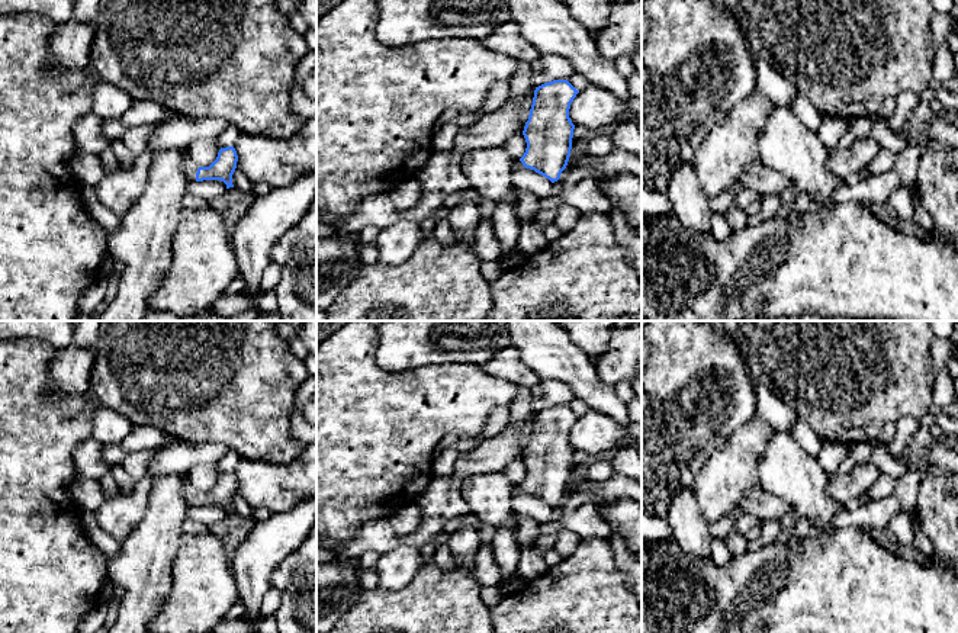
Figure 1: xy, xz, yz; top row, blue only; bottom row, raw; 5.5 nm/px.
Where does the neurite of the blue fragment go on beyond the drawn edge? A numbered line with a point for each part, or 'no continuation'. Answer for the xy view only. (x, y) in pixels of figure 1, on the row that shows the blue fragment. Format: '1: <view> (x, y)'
1: xy (189, 166)

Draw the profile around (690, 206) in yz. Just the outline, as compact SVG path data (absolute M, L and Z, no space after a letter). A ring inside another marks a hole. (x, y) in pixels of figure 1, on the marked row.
M691 160L674 170L666 193L671 199L669 213L684 228L700 235L711 235L713 211Z

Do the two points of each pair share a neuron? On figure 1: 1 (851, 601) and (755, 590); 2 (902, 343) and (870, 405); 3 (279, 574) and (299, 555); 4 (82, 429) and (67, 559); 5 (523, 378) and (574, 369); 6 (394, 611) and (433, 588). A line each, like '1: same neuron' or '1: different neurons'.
1: same neuron
2: same neuron
3: same neuron
4: same neuron
5: different neurons
6: same neuron

